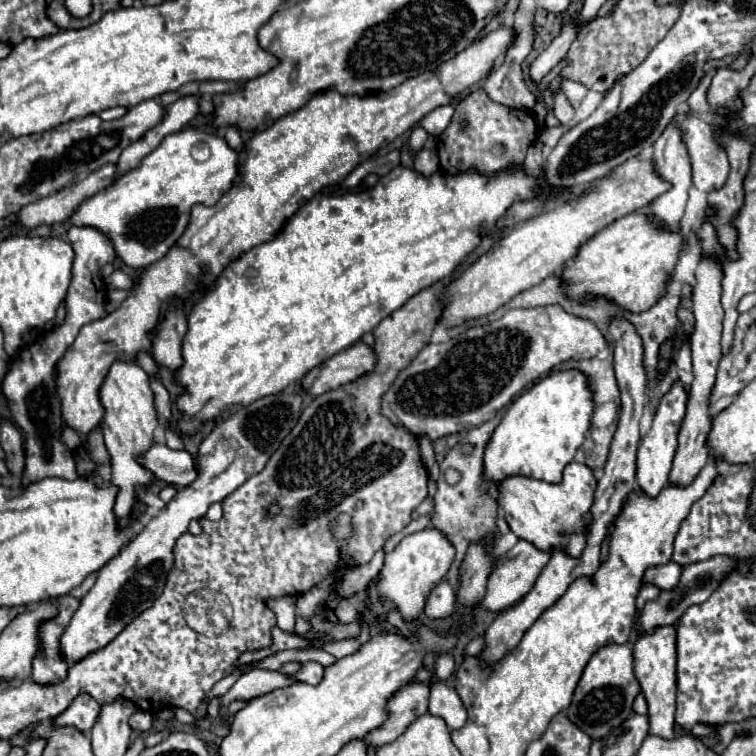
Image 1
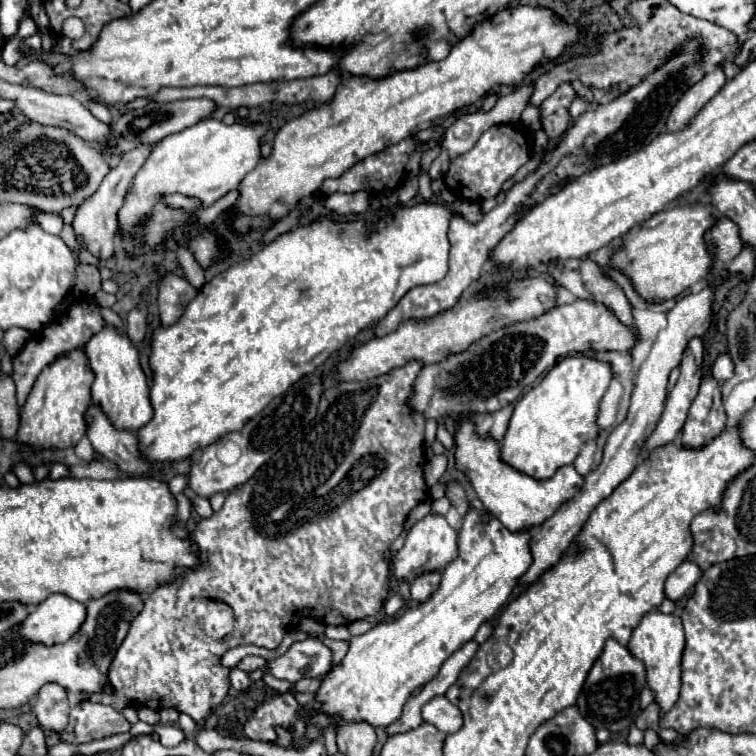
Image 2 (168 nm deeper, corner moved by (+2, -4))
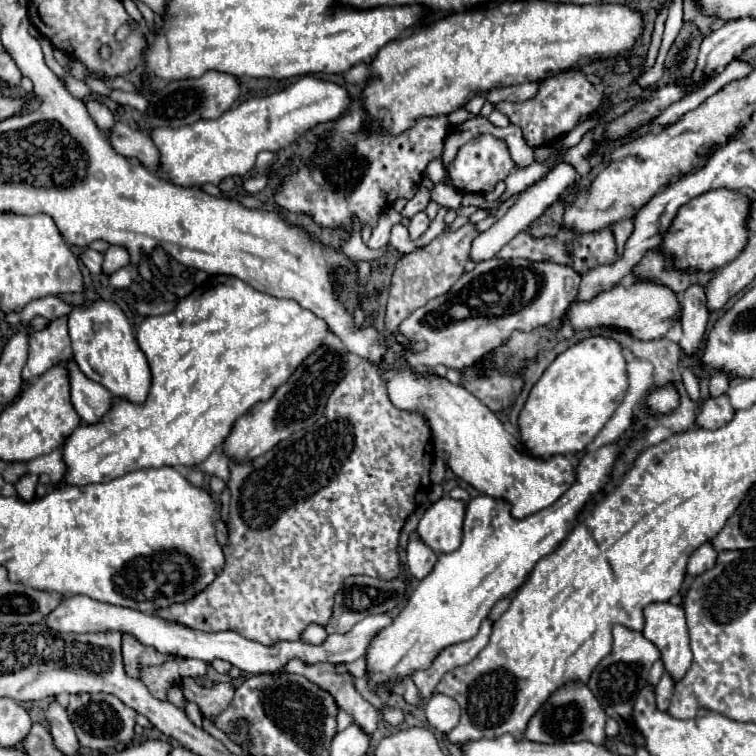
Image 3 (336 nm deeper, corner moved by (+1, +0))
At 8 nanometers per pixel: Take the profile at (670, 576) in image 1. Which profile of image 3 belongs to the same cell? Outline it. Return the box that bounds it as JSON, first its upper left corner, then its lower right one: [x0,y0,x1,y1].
[688,542,718,576]

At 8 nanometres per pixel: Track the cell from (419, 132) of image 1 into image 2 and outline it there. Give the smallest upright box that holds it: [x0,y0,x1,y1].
[417,170,433,200]

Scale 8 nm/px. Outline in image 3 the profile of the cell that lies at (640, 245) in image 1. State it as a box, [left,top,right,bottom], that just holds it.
[662,188,752,270]

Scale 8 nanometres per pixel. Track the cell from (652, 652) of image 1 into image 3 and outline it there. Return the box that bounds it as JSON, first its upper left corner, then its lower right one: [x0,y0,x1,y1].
[642,602,692,680]

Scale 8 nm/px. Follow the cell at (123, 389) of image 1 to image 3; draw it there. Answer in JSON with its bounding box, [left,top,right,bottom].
[68,300,150,404]

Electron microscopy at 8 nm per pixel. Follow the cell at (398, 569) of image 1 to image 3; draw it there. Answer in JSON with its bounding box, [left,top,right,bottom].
[418,496,466,552]

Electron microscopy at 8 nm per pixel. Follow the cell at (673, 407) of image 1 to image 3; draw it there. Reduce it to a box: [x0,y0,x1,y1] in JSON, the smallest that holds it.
[680,284,708,354]

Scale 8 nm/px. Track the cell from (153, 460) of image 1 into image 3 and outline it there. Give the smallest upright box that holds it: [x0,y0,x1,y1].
[64,360,112,424]

